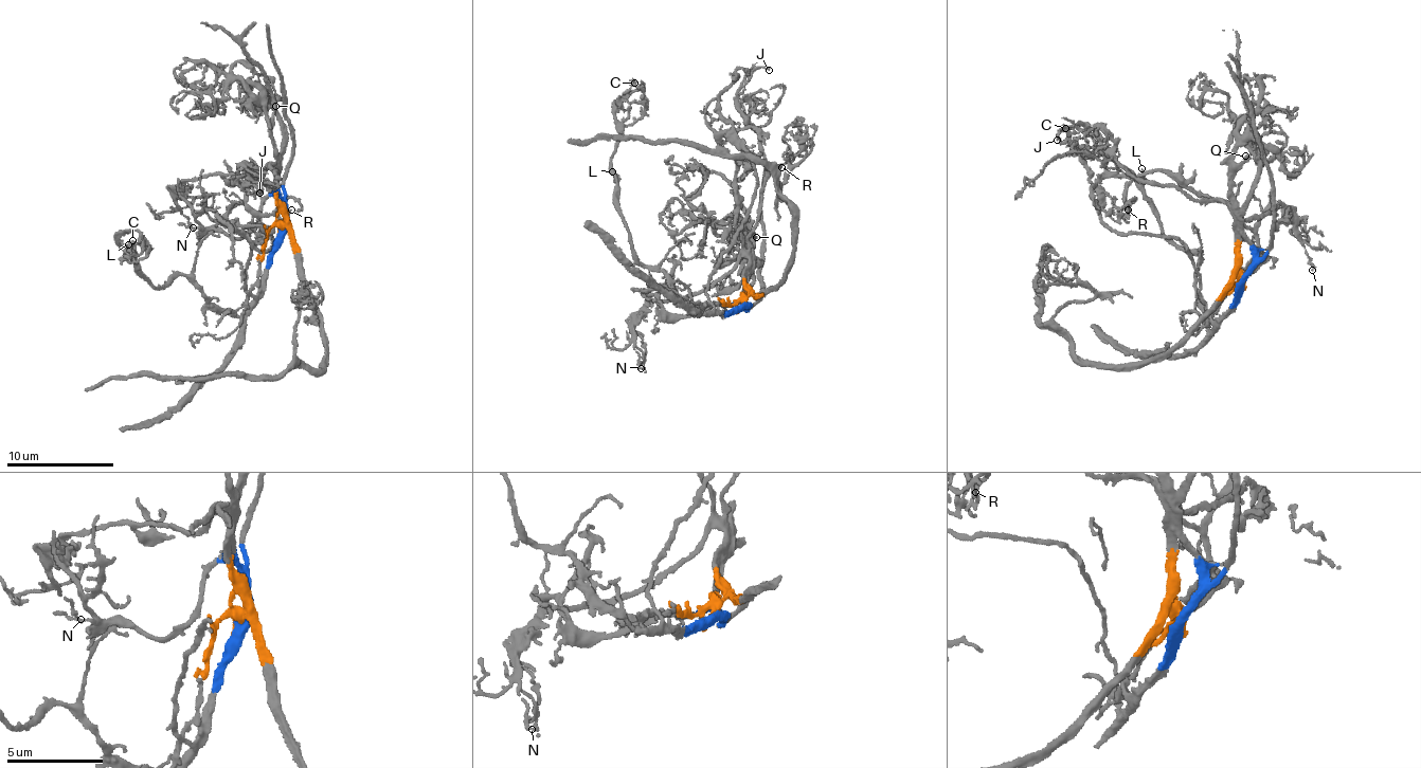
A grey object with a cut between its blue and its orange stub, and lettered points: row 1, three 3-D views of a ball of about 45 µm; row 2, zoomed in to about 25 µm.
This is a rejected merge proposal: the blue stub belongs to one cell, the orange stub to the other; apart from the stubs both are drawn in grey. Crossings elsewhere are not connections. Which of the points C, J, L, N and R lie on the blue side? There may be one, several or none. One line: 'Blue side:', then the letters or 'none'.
Blue side: C, L

